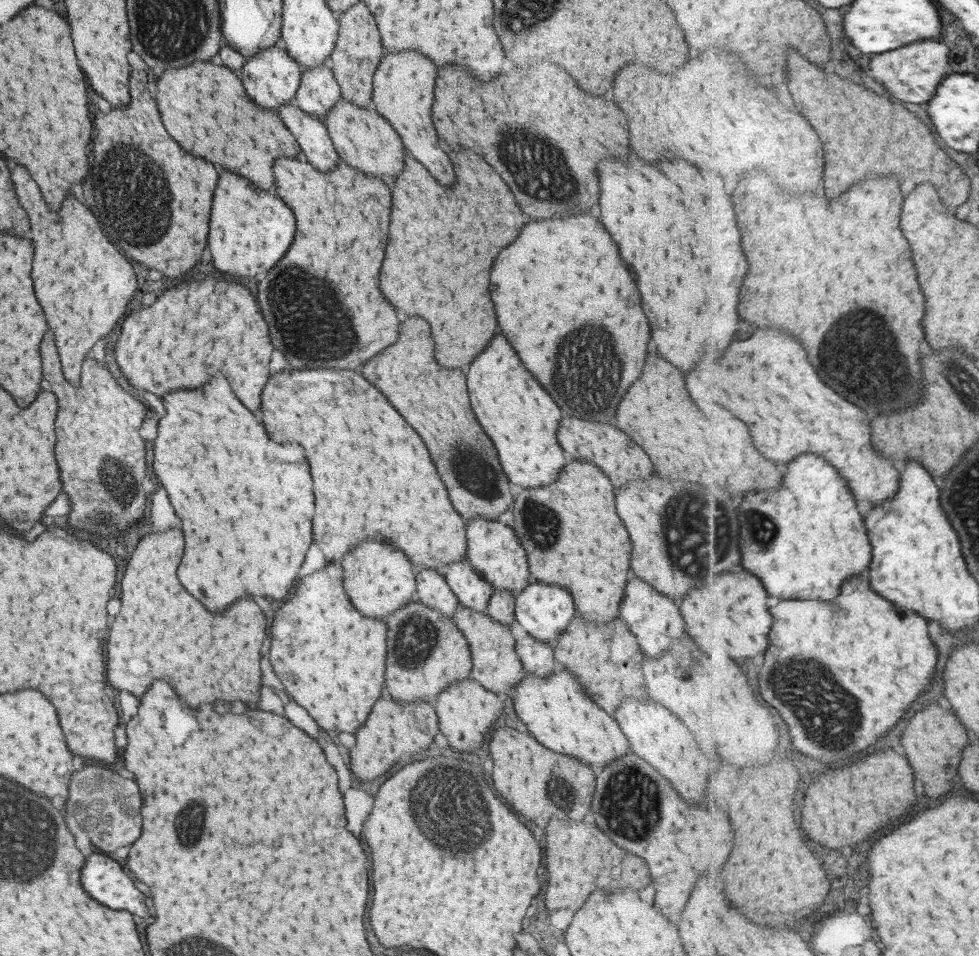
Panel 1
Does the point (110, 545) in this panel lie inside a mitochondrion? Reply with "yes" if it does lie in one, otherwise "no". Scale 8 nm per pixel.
yes

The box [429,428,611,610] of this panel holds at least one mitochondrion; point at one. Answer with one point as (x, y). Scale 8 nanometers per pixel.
(473, 471)

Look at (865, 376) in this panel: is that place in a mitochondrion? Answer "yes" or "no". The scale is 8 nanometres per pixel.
yes

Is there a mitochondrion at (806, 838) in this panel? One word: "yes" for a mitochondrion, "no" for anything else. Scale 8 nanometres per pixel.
no

